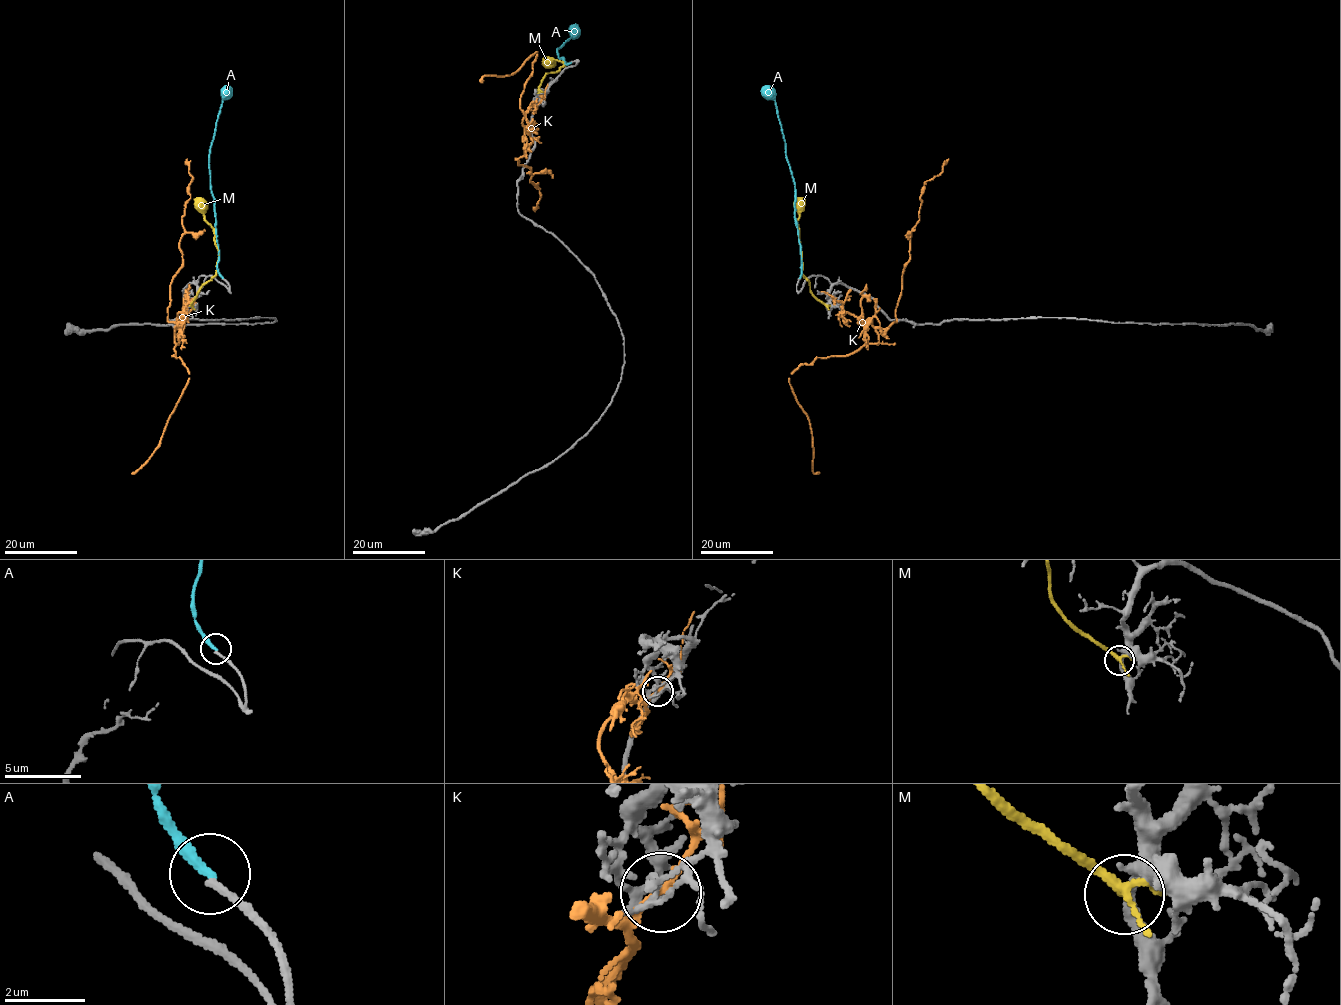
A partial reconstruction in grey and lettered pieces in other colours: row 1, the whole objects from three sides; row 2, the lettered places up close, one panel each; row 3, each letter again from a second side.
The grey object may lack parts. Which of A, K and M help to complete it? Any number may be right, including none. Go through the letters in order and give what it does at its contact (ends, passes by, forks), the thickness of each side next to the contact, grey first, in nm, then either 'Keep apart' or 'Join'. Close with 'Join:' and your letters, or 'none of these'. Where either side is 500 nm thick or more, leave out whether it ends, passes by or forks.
A: It ends there. Thickness 180 nm (grey) against 240 nm. Keep apart
K: It passes by. Thickness 120 nm (grey) against 180 nm. Keep apart
M: It forks there. Thickness 320 nm (grey) against 190 nm. Keep apart
Join: none of these

